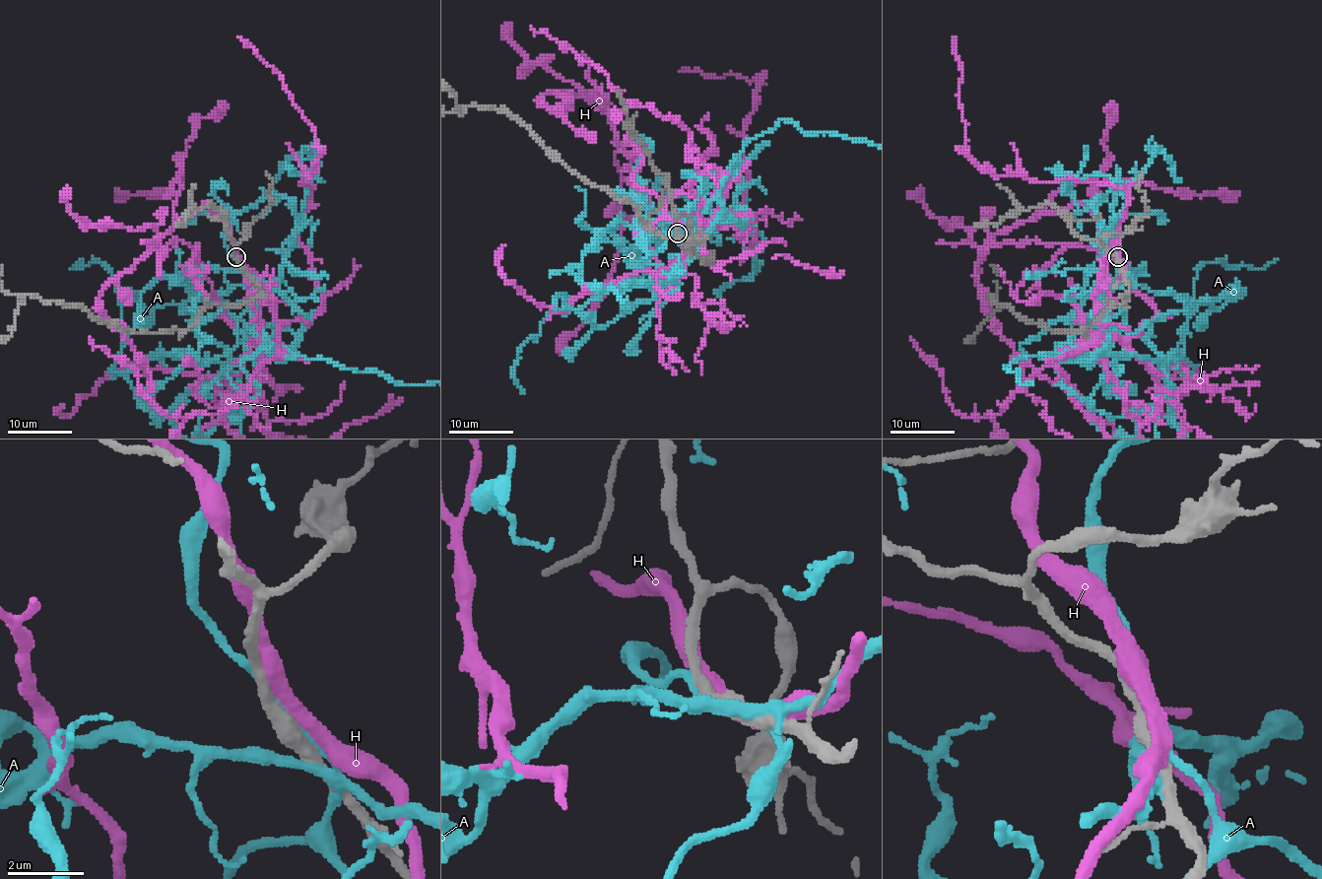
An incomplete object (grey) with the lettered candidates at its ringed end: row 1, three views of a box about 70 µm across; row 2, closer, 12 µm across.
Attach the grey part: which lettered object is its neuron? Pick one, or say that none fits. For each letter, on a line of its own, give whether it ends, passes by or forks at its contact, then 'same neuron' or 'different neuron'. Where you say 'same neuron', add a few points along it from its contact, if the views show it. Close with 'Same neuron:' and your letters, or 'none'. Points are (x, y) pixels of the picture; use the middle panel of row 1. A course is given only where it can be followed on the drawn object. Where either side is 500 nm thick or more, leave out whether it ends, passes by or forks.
A: it forks; different neuron
H: it passes by; same neuron
Same neuron: H

